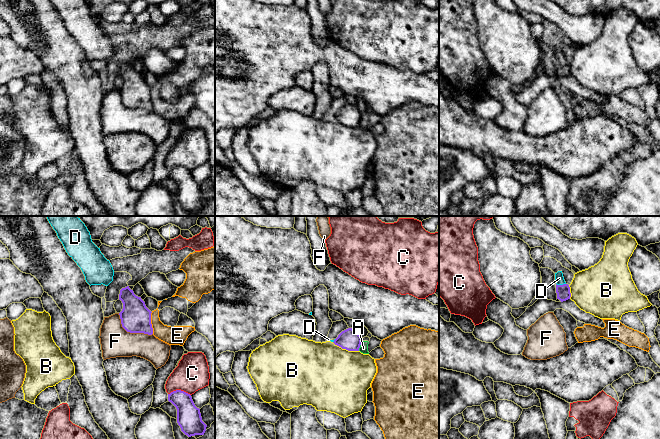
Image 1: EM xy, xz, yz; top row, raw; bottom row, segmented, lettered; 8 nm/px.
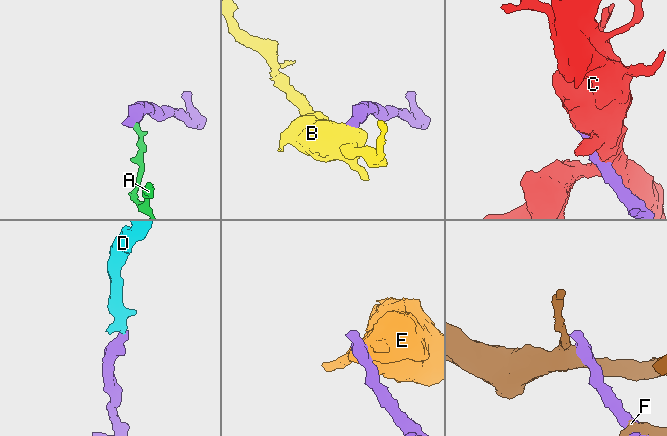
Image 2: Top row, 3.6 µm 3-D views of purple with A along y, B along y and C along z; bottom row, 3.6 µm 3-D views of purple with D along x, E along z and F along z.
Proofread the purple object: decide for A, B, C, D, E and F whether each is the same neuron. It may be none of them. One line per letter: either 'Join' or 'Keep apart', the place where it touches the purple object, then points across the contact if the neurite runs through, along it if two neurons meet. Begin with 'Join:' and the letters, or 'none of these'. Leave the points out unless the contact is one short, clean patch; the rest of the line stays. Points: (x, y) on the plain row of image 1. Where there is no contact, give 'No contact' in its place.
Join: D
A: Keep apart. Touches purple at xz (360, 120). Boundary: xz (361, 116), (358, 126)
B: Keep apart. Touches purple at xz (345, 124). Boundary: xz (332, 118), (342, 124), (358, 127)
C: Keep apart. Touches purple at xy (179, 166)
D: Join. Touches purple at yz (561, 61). Path across: yz (563, 67), (561, 61), (559, 54)
E: Keep apart. Touches purple at xy (150, 99). Boundary: xy (151, 88), (153, 109)
F: Keep apart. Touches purple at xy (131, 108)

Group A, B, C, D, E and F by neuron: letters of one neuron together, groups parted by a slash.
A / B / C / D / E / F

